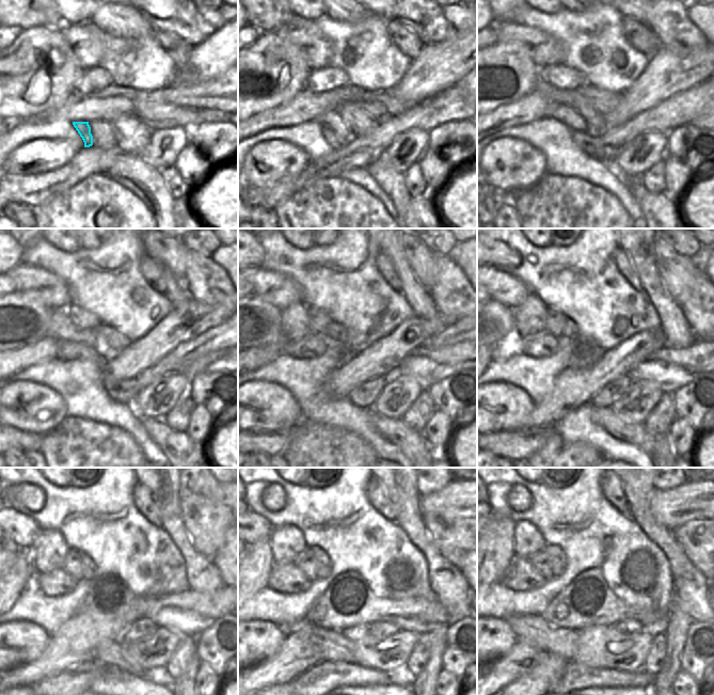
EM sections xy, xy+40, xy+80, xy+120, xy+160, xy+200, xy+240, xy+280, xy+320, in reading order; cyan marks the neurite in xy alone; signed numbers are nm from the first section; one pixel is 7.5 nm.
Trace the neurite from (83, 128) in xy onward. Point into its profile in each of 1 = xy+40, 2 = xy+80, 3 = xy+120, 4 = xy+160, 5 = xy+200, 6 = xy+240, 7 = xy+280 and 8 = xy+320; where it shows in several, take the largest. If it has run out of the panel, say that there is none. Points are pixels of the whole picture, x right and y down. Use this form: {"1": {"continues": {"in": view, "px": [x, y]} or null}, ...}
{"1": {"continues": {"in": "xy+40", "px": [328, 135]}}, "2": {"continues": {"in": "xy+80", "px": [592, 146]}}, "3": {"continues": {"in": "xy+120", "px": [122, 391]}}, "4": {"continues": {"in": "xy+160", "px": [365, 395]}}, "5": {"continues": {"in": "xy+200", "px": [611, 393]}}, "6": {"continues": {"in": "xy+240", "px": [144, 628]}}, "7": {"continues": {"in": "xy+280", "px": [380, 629]}}, "8": {"continues": {"in": "xy+320", "px": [629, 626]}}}

